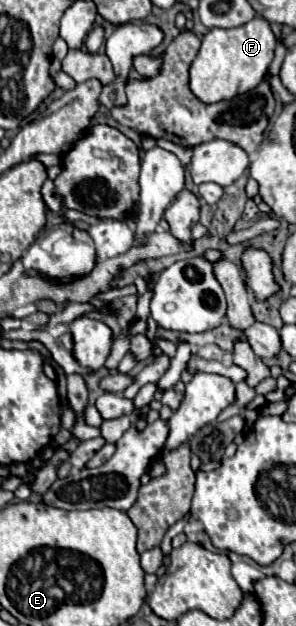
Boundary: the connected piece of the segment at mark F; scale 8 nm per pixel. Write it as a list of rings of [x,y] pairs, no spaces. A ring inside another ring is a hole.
[[[254,17],[252,21],[232,29],[210,29],[190,67],[192,93],[204,103],[216,103],[250,91],[264,79],[274,59],[274,45],[276,37],[264,17]]]

